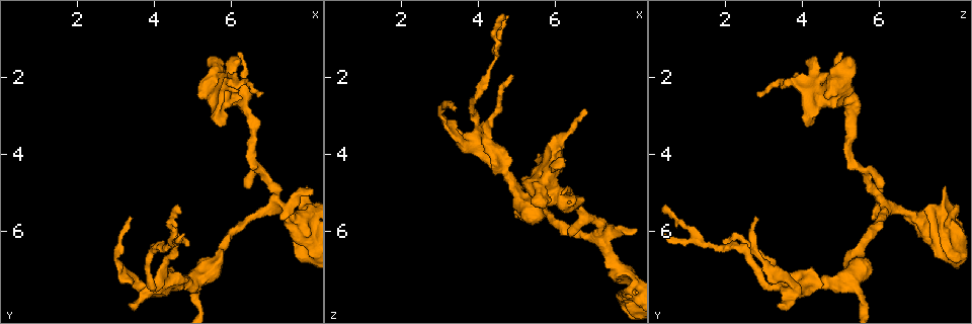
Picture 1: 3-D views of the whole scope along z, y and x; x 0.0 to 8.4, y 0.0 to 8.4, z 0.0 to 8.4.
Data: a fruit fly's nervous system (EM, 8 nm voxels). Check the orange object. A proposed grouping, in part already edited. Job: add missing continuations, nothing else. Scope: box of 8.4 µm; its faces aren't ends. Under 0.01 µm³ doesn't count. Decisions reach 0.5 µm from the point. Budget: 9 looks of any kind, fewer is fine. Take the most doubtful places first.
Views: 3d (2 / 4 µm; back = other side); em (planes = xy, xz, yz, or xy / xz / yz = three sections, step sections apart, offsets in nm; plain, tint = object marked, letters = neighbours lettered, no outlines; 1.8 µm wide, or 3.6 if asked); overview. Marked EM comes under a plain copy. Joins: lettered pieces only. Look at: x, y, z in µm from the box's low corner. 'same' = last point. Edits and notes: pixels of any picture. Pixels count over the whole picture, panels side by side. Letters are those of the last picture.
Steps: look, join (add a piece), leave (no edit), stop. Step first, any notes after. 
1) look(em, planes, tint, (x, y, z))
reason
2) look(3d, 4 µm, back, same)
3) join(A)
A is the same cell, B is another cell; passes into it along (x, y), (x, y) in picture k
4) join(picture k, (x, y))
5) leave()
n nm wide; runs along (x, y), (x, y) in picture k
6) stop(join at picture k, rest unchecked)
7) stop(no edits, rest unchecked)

look(3d, 2 µm, (7.25, 5.60, 5.85))

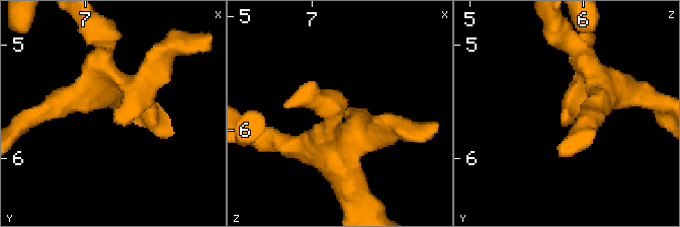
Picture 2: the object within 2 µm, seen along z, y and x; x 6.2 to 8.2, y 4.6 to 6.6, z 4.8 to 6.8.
look(em, 3.6 µm, planes, letters, (7.26, 5.64, 5.86))
now the EM

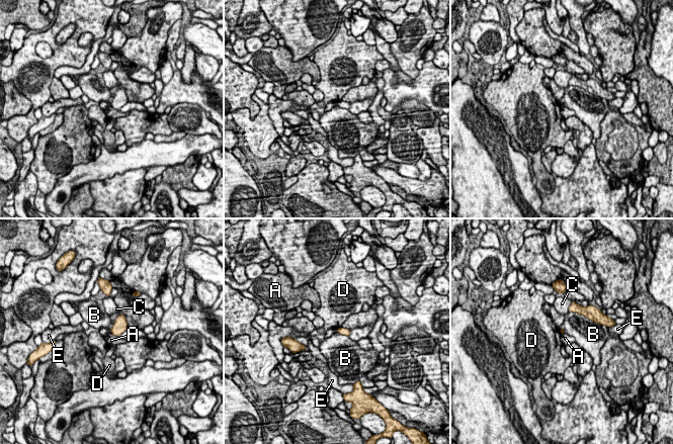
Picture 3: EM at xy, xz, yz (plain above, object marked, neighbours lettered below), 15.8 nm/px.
leave()
A, B, C, D and E are other cells; border along (110, 332), (117, 336) in picture 3; no lettered piece goes on from it

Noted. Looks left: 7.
look(3d, 4 µm, (7.95, 5.70, 7.60))
thick turns thin

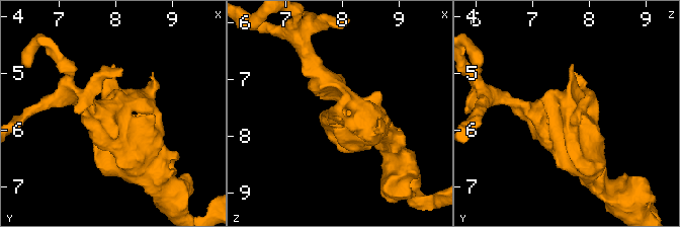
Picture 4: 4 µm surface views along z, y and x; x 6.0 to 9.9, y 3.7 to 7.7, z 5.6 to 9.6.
look(em, 3.6 µm, xy, step 4, tint, (7.90, 5.75, 7.65))
shape alone is not enough

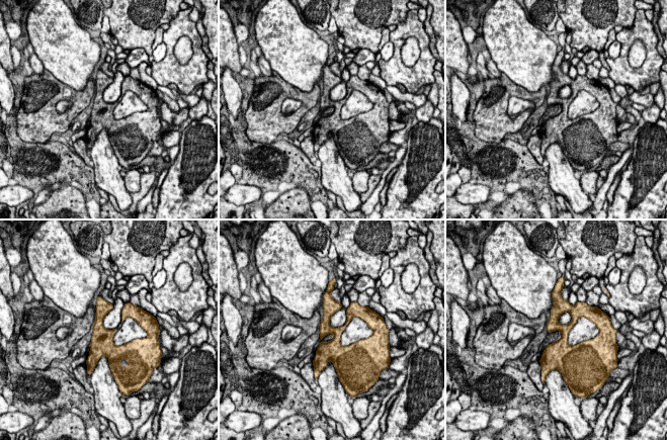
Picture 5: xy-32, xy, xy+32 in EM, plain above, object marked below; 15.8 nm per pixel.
look(em, 3.6 µm, xy, step 4, letters, same)
what lies round it

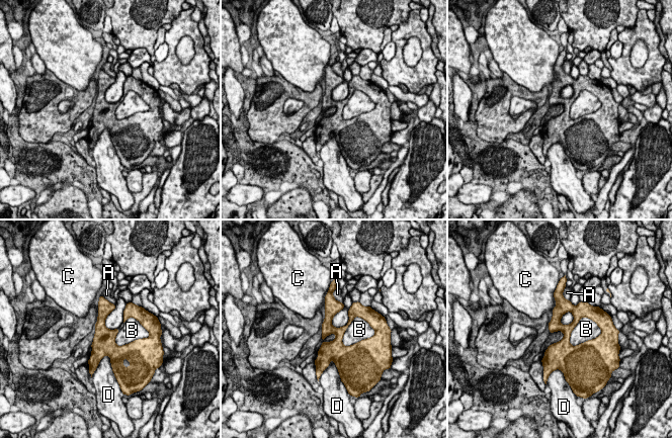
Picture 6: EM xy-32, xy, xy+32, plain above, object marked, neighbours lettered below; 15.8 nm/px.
leave()
B touches over 550 nm; A, B, C and D are other cells; runs along (106, 303), (101, 333), (113, 361) in picture 6; no lettered piece goes on from it

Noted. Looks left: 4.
look(em, planes, letters, (4.30, 7.25, 3.80))
a fork

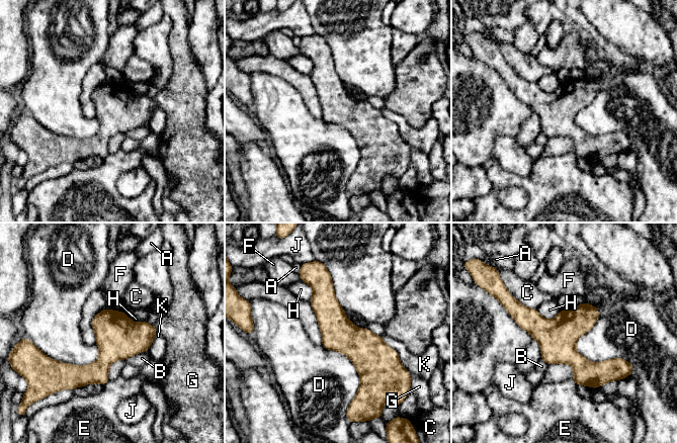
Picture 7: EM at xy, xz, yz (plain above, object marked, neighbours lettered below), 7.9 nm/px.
leave()
A, B, C, D, E, F, G, H, J and K are other cells; no lettered piece goes on from it

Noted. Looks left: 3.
look(em, planes, tint, (6.25, 2.55, 4.15))
thick end

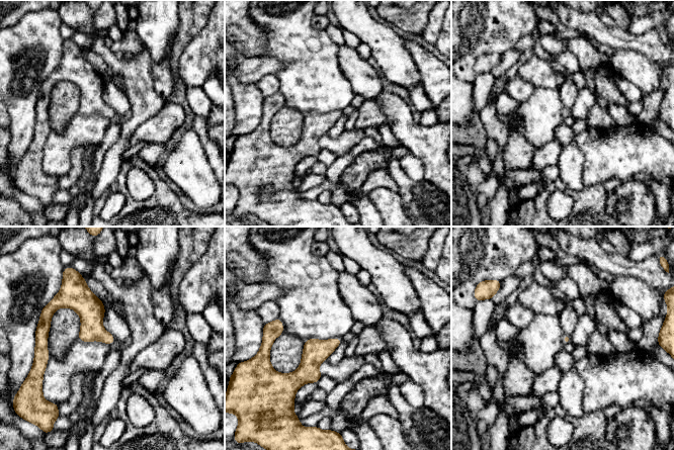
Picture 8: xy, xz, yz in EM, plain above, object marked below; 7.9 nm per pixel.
look(em, planes, letters, same)
what lies round it

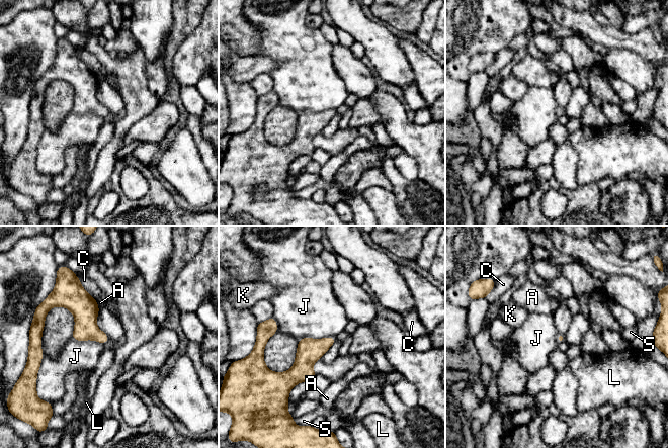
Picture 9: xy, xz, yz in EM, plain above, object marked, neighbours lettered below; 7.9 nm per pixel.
leave()
J touches over 280 nm; A, C, J, K, L and S are other cells; none of them fits

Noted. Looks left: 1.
stop(no edits, rest unchecked)

